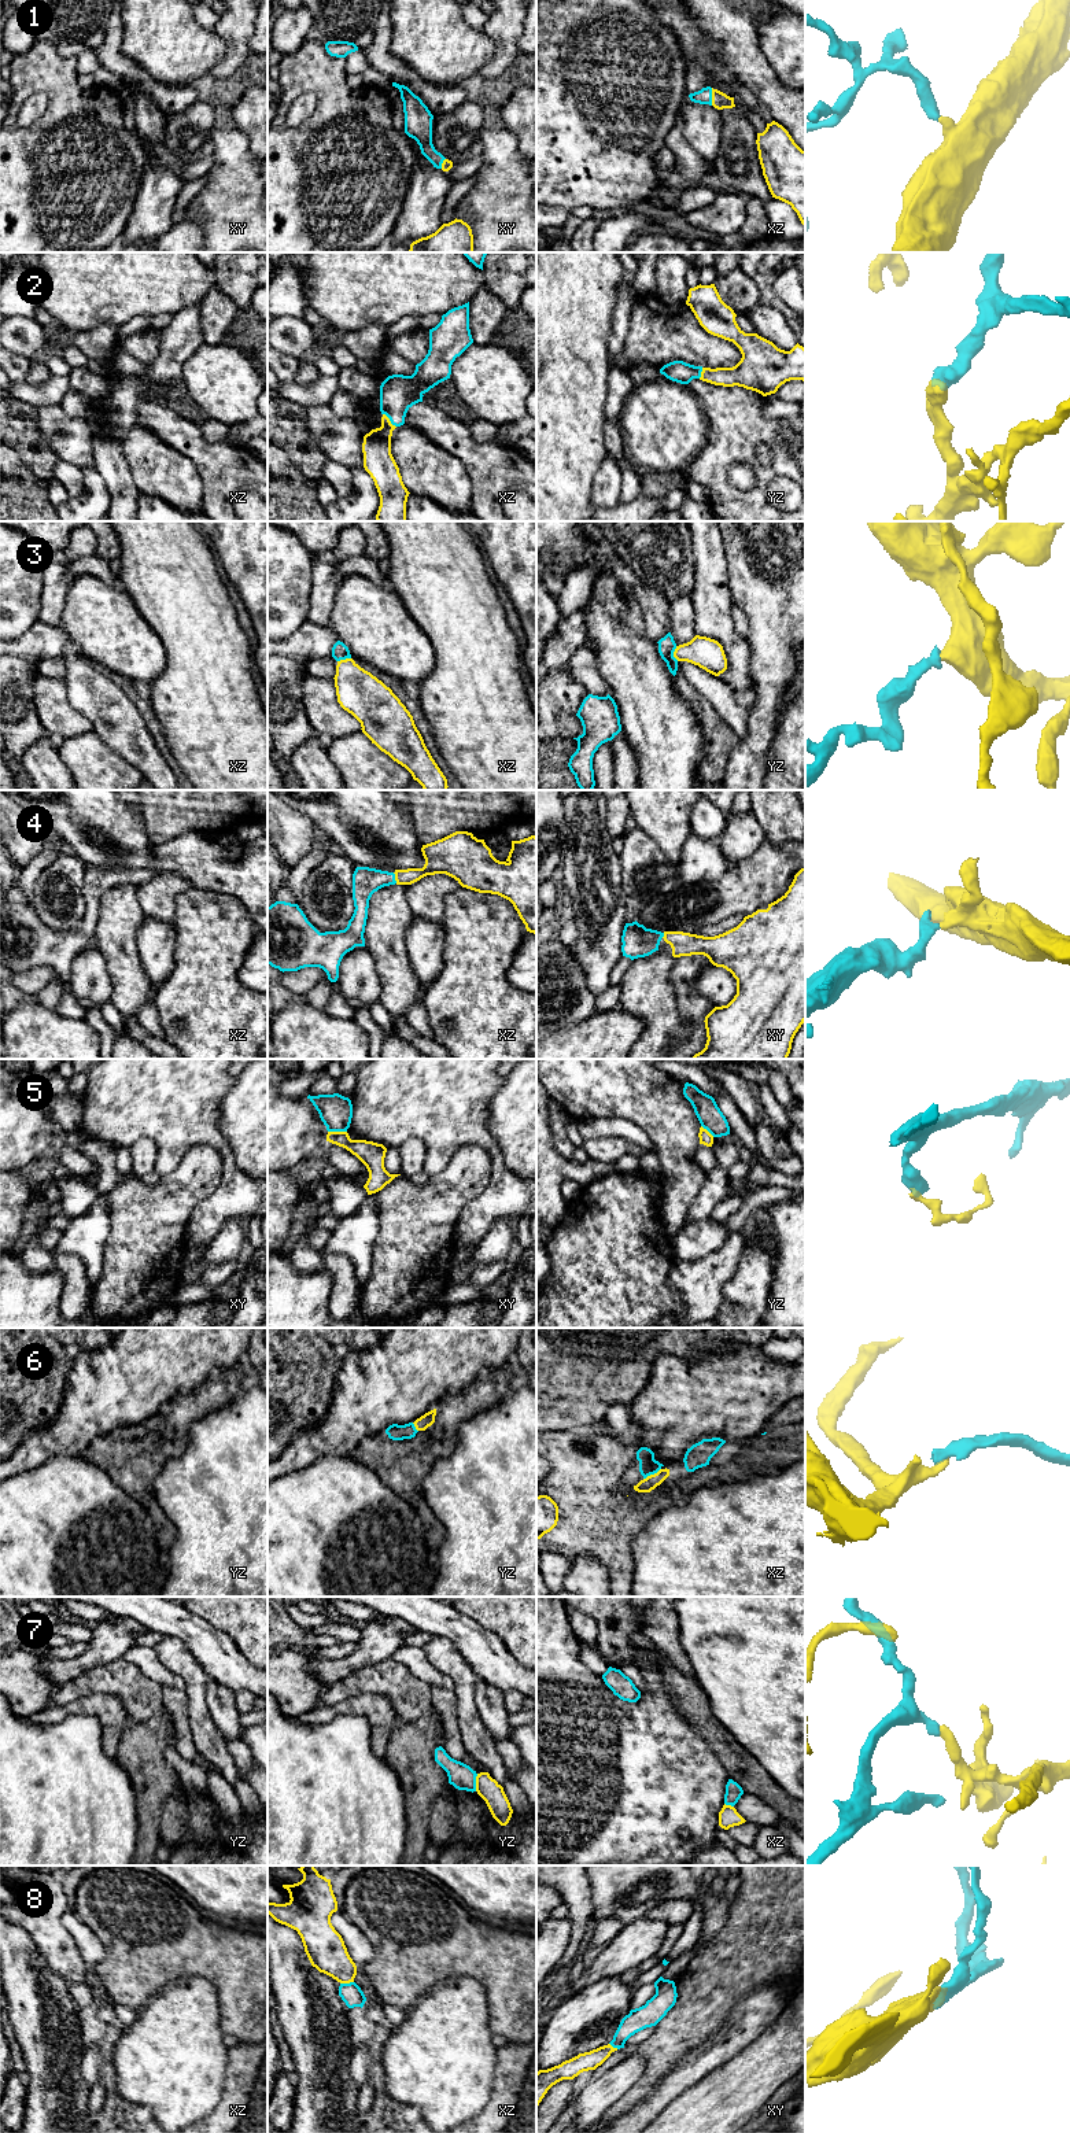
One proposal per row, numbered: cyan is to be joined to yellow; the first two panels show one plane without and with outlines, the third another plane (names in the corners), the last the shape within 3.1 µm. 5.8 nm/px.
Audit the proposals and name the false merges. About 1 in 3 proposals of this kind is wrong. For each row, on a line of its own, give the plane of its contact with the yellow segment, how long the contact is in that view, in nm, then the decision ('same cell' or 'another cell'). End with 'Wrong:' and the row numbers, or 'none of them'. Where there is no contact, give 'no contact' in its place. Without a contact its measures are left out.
1: contact in xz; length 100 nm; same cell
2: contact in xz; length 120 nm; same cell
3: contact in yz; length 90 nm; same cell
4: contact in xz; length 70 nm; same cell
5: contact in xy; length 110 nm; another cell
6: contact in xz; length 120 nm; same cell
7: contact in yz; length 110 nm; another cell
8: contact in xz; length 80 nm; another cell
Wrong: 5, 7, 8

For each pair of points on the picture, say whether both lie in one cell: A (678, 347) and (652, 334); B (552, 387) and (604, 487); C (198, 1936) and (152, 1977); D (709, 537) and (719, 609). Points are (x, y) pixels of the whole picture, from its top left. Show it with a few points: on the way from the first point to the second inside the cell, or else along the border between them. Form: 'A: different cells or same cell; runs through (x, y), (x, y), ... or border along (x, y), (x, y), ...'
A: same cell; runs through (671, 340), (664, 334), (659, 334)
B: different cells; border along (607, 454), (593, 482), (593, 504)
C: same cell; runs through (187, 1944), (163, 1966)
D: same cell; runs through (709, 554), (711, 591)

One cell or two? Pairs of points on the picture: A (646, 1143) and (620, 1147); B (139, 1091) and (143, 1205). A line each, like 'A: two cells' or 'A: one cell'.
A: two cells
B: two cells

